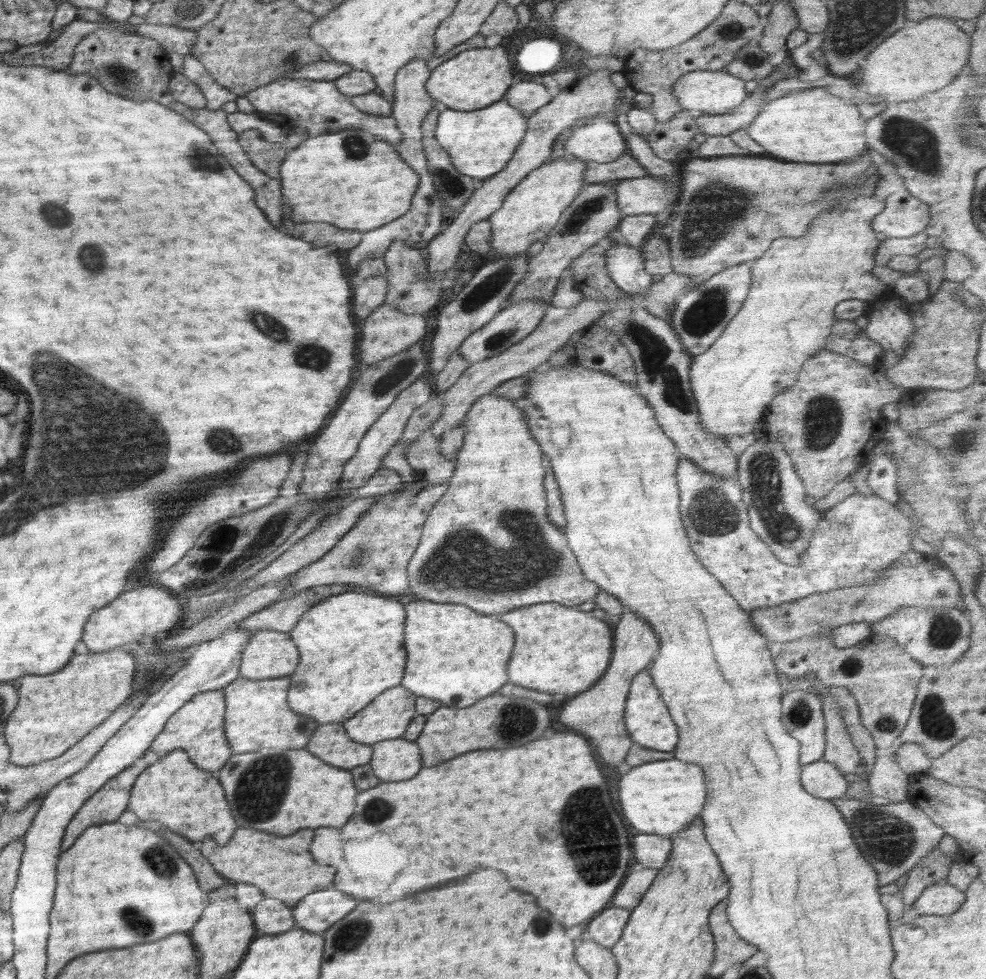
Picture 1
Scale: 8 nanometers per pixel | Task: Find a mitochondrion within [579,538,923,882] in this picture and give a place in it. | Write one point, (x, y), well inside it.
(891, 840)

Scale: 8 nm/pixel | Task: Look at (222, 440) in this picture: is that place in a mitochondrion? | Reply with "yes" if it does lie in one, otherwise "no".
yes

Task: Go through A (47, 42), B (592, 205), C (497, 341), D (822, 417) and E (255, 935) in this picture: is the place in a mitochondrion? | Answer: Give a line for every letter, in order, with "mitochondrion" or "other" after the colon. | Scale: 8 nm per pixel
A: other
B: mitochondrion
C: mitochondrion
D: mitochondrion
E: other

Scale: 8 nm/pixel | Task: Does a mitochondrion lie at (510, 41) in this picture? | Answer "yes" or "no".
no

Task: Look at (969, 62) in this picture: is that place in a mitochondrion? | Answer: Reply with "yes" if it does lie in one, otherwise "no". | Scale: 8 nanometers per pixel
no

